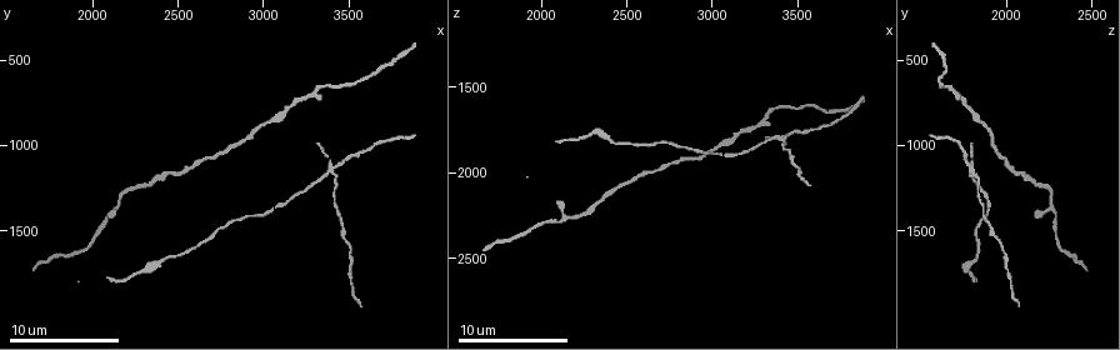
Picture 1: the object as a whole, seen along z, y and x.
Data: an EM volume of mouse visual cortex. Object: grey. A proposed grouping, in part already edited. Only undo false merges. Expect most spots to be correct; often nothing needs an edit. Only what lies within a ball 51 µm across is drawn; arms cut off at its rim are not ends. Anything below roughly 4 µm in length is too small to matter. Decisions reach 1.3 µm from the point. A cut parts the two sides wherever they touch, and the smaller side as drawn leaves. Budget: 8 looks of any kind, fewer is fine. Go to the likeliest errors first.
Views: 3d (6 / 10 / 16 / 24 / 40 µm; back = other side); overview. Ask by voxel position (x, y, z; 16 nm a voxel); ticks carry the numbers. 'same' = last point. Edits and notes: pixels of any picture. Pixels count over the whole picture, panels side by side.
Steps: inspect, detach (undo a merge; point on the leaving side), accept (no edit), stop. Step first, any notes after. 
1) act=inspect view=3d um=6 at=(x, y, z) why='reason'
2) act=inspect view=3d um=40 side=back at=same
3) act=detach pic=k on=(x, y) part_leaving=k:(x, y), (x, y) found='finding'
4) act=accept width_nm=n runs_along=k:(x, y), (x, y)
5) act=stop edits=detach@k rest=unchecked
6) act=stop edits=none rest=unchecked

act=inspect view=3d um=16 at=(3420, 1140, 1800) why='four or more arms meet'

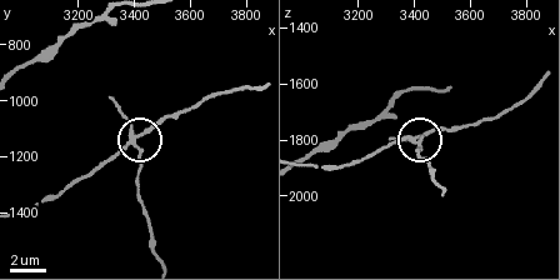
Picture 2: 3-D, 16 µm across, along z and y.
act=detach pic=2 on=(140, 160) part_leaving=2:(130, 140), (139, 156), (139, 193), (153, 246), (161, 259) found='a second neuron is stuck on'

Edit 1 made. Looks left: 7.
act=inspect view=3d um=10 at=(2100, 1400, 2280) why='three arms meet'

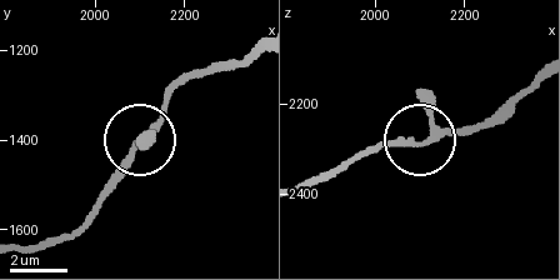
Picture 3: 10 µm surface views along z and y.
act=accept width_nm=170 runs_along=3:(256, 45), (178, 85), (120, 179), (88, 213) found='one neuron here'

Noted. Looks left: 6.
act=inspect view=3d um=10 at=(3100, 820, 1840)

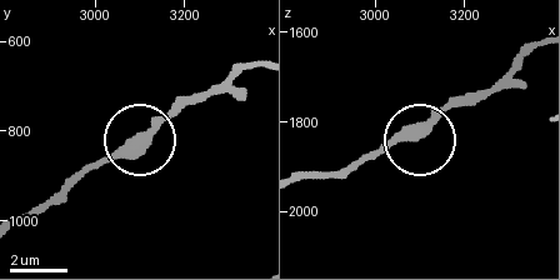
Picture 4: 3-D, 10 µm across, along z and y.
act=inspect view=3d um=10 side=back at=(3085, 830, 1825)

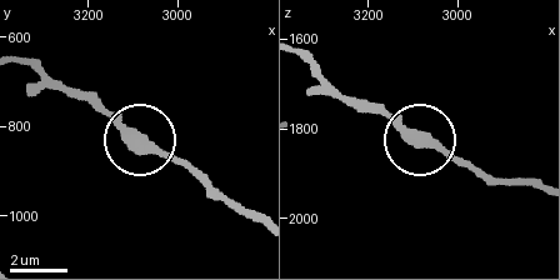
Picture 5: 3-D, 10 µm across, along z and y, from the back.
act=accept side_arm_um=33 found='one neuron here'

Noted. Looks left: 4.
act=inspect view=3d um=10 at=(3300, 680, 1700)

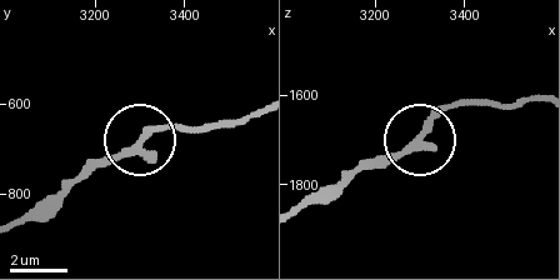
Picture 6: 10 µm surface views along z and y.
act=accept width_nm=300 runs_along=6:(56, 213), (70, 186), (156, 131), (190, 129) found='one neuron here'

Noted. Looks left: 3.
act=stop edits=detach@2 rest=unchecked

